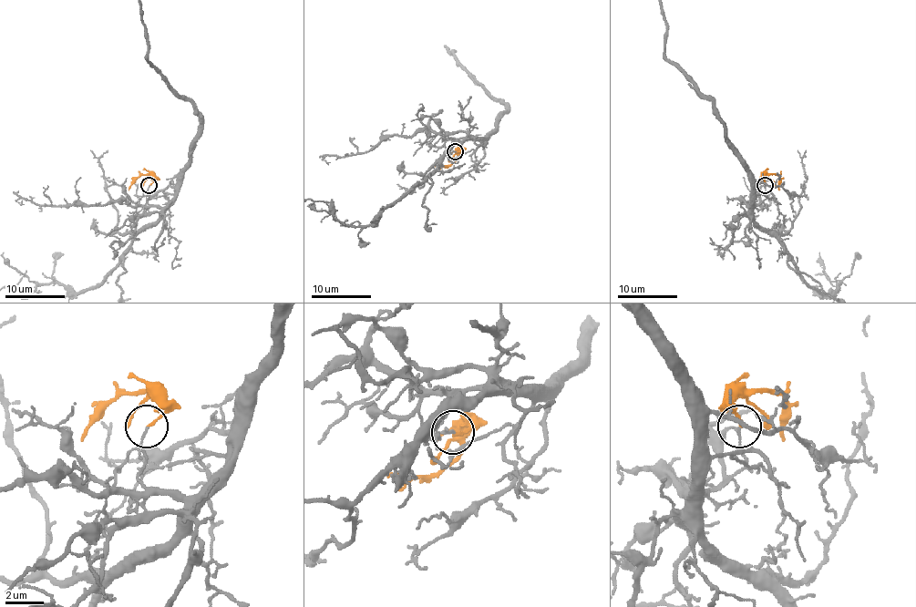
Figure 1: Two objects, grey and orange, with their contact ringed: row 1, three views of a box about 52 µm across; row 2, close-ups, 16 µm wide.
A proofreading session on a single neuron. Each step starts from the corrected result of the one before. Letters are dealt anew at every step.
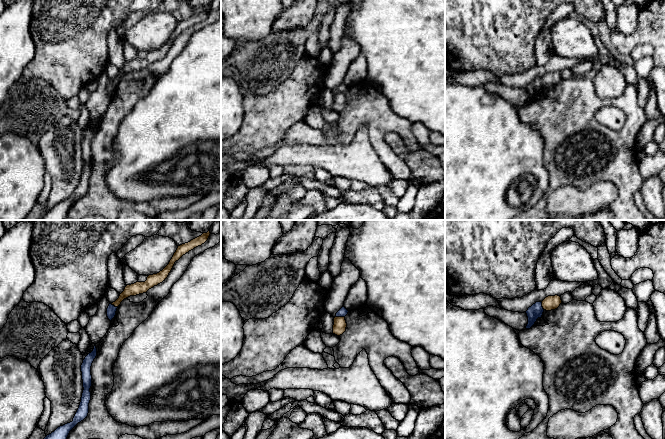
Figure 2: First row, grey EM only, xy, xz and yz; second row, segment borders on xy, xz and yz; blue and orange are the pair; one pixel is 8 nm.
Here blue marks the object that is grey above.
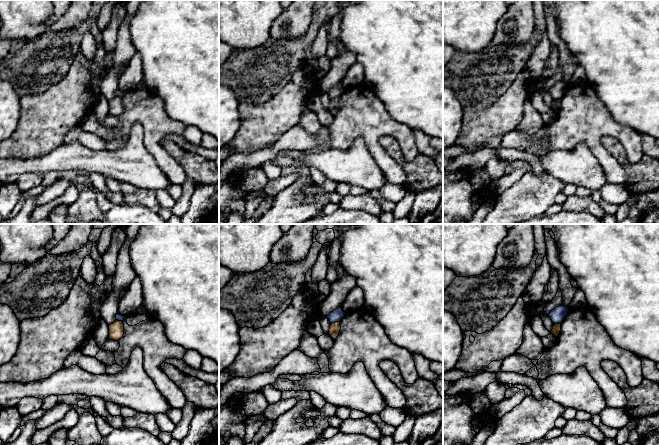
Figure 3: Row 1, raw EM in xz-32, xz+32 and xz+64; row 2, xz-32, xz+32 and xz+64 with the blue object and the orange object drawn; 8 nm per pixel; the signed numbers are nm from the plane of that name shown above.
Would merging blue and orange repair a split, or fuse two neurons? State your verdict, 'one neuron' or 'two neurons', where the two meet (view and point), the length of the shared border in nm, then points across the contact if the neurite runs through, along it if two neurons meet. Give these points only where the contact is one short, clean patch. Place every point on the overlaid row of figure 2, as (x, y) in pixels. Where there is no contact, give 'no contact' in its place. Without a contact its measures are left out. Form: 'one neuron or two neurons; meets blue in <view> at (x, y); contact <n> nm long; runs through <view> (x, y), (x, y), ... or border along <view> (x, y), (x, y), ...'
two neurons; meets blue in xz at (339, 316); contact 90 nm long; border along xz (344, 316), (336, 316), (334, 318)

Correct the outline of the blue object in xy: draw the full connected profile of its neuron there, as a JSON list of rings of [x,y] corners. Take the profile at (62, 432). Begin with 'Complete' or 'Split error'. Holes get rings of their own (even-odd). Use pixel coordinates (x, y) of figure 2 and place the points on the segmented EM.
Complete. [[[96,344],[91,353],[89,353],[81,365],[83,393],[79,408],[73,418],[73,421],[63,426],[58,427],[54,432],[47,435],[44,439],[67,439],[70,431],[81,421],[83,421],[89,413],[89,403],[91,400],[90,388],[92,386],[91,366],[97,356]]]

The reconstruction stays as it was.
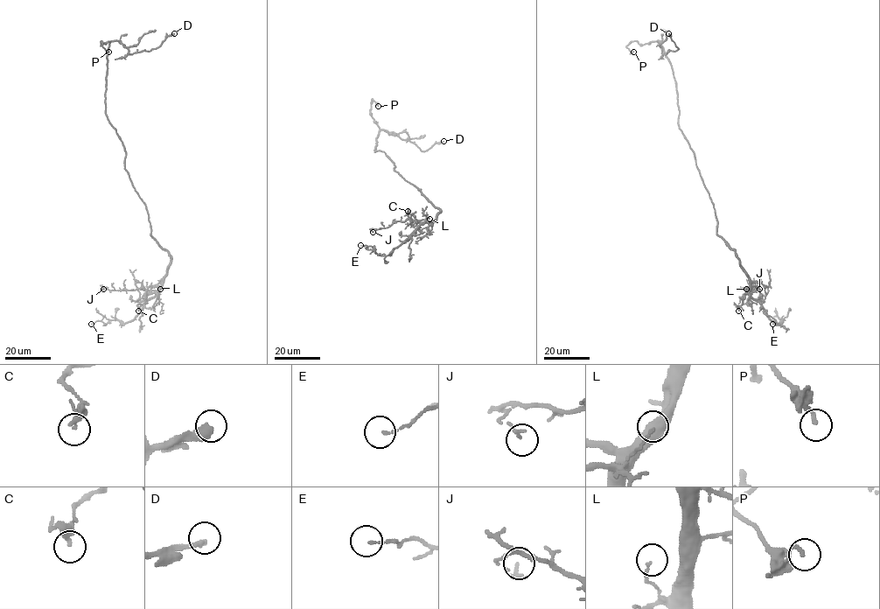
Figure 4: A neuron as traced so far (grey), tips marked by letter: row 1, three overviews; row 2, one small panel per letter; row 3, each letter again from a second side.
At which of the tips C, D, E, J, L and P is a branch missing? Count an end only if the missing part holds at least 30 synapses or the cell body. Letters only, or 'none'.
D

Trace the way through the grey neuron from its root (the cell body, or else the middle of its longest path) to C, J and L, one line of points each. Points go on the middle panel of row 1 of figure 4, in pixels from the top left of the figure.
C: (400, 174), (440, 210), (432, 222), (411, 221), (408, 211)
J: (400, 174), (420, 190), (440, 211), (432, 222), (407, 219), (394, 220), (386, 227), (372, 229), (373, 232)
L: (400, 174), (440, 210), (432, 222), (426, 220), (429, 219)

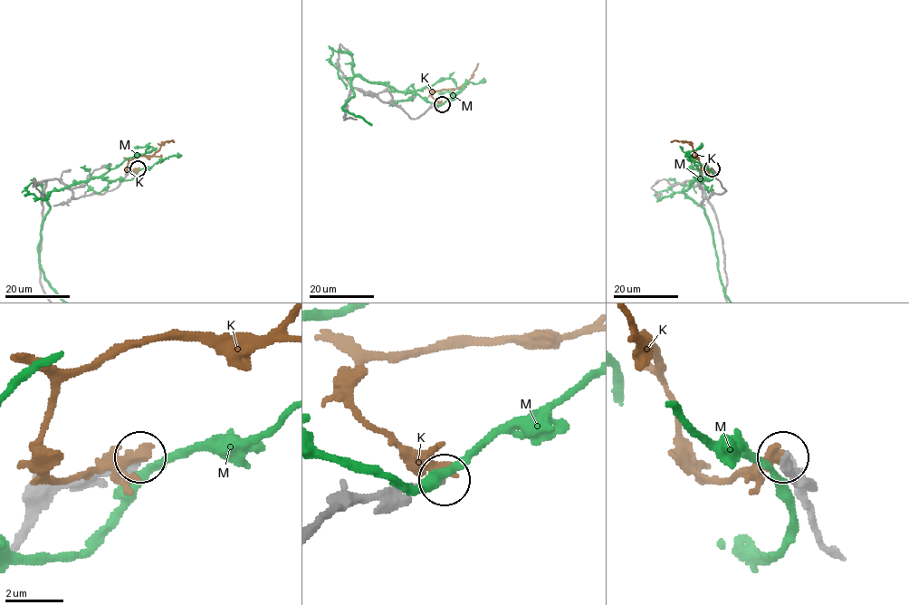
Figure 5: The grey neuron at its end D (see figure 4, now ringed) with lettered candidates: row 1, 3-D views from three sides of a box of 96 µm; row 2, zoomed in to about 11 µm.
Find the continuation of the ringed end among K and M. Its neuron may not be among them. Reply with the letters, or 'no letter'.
no letter

